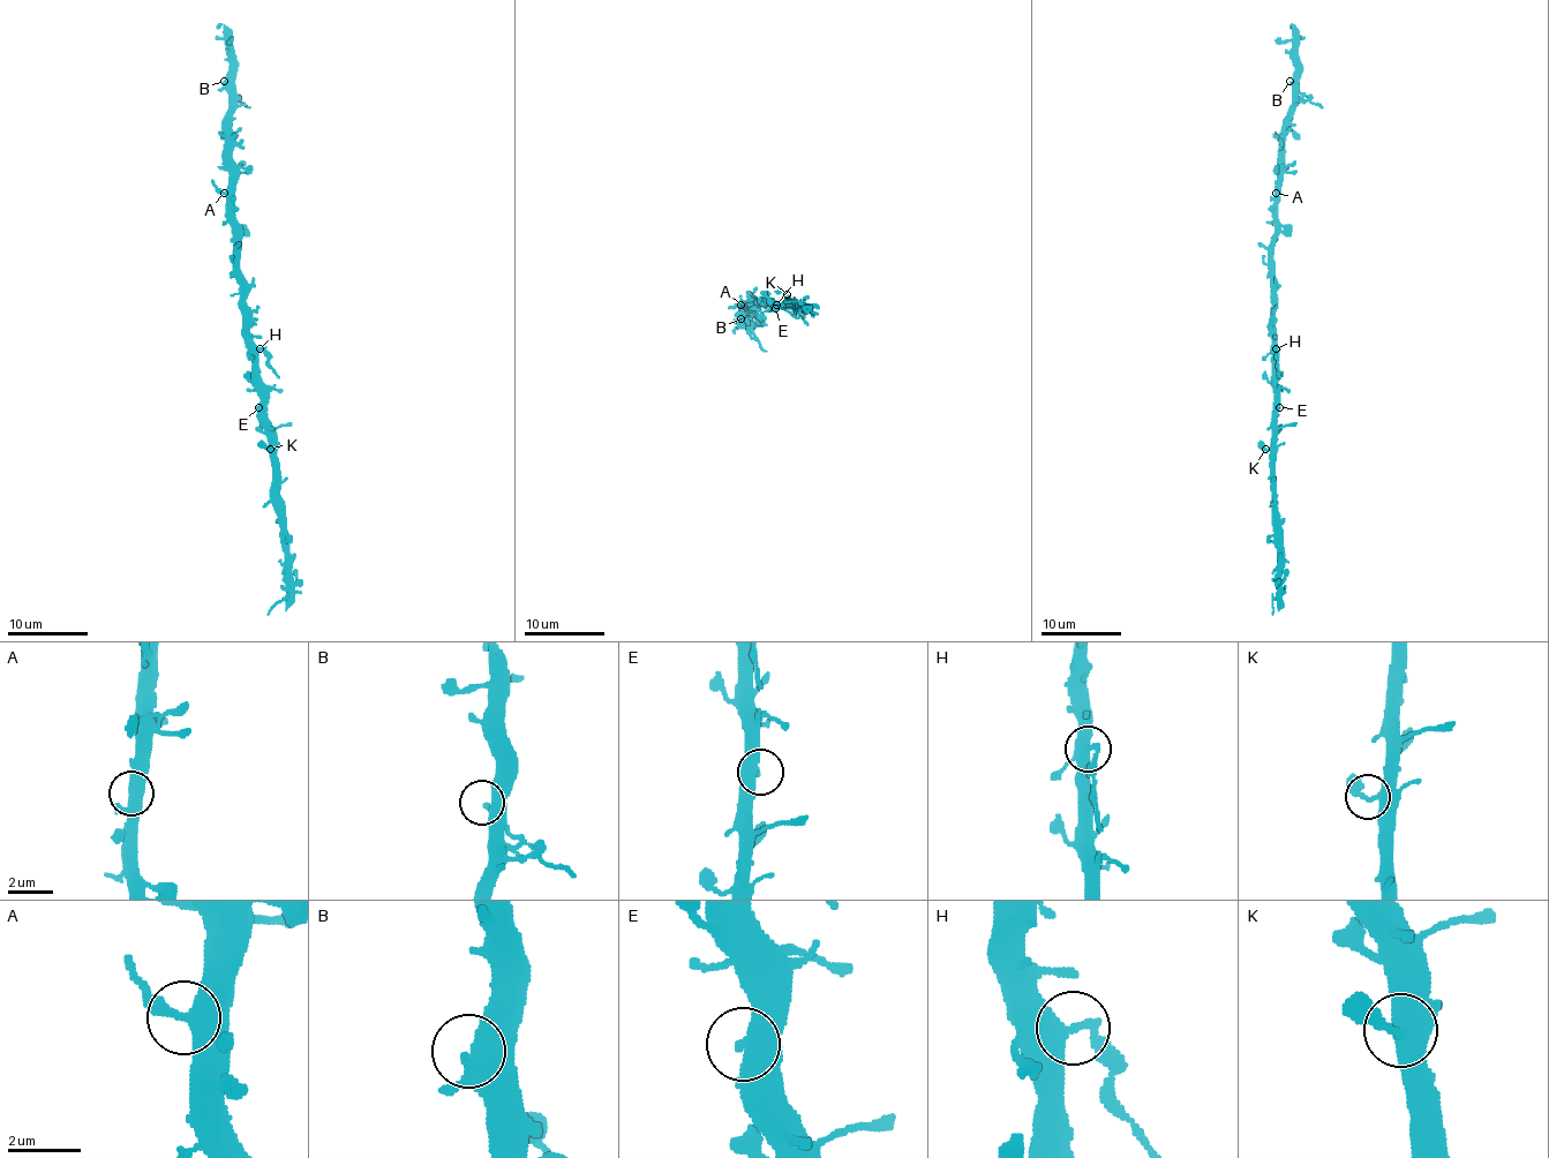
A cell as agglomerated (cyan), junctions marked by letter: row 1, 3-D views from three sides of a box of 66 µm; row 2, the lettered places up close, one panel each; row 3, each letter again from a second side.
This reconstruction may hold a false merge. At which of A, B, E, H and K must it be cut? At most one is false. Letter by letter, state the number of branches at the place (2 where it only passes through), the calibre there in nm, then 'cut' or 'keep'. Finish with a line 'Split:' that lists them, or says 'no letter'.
A: branches 2; calibre 420 nm; keep
B: branches 2; calibre 320 nm; keep
E: branches 2; calibre 440 nm; keep
H: branches 2; calibre 400 nm; cut
K: branches 2; calibre 360 nm; keep
Split: H

